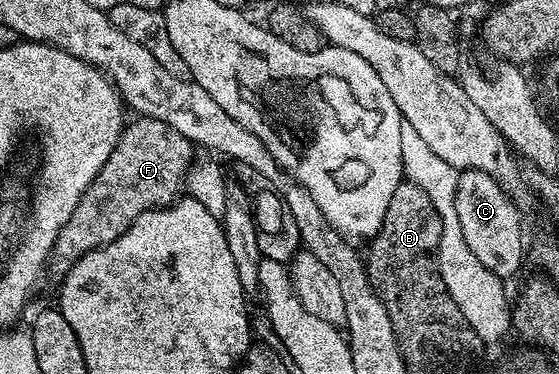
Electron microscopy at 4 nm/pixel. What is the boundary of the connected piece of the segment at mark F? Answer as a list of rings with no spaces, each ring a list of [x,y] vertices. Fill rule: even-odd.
[[[137,115],[135,119],[133,124],[131,121],[120,133],[120,140],[114,146],[106,166],[82,194],[74,214],[70,214],[70,218],[64,223],[64,229],[54,242],[52,253],[48,255],[47,267],[50,269],[50,276],[52,272],[56,282],[63,281],[64,275],[87,252],[117,240],[143,212],[149,212],[151,208],[164,208],[167,204],[174,203],[185,191],[186,177],[189,175],[194,159],[194,153],[192,153],[194,145],[185,136],[178,134],[174,126],[166,126],[166,122],[158,122],[158,118]]]

